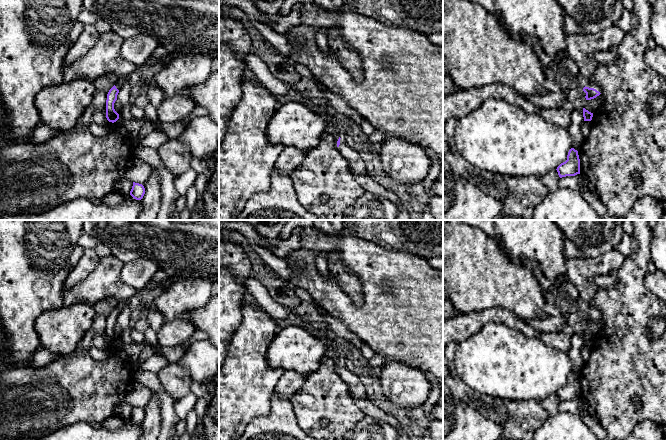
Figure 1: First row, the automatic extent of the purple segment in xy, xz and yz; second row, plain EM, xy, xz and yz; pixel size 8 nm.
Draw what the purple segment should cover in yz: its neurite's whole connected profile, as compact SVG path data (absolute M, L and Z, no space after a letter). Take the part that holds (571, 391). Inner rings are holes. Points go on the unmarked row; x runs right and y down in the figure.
M571 372L568 376L567 384L561 387L556 394L560 402L580 398L580 383L578 375Z

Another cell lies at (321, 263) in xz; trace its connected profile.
M318 255L316 257L316 267L321 276L323 276L323 277L328 276L328 274L329 274L328 262L323 255Z

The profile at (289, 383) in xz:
M285 371L277 382L275 392L284 397L291 397L299 390L307 376L295 371Z

